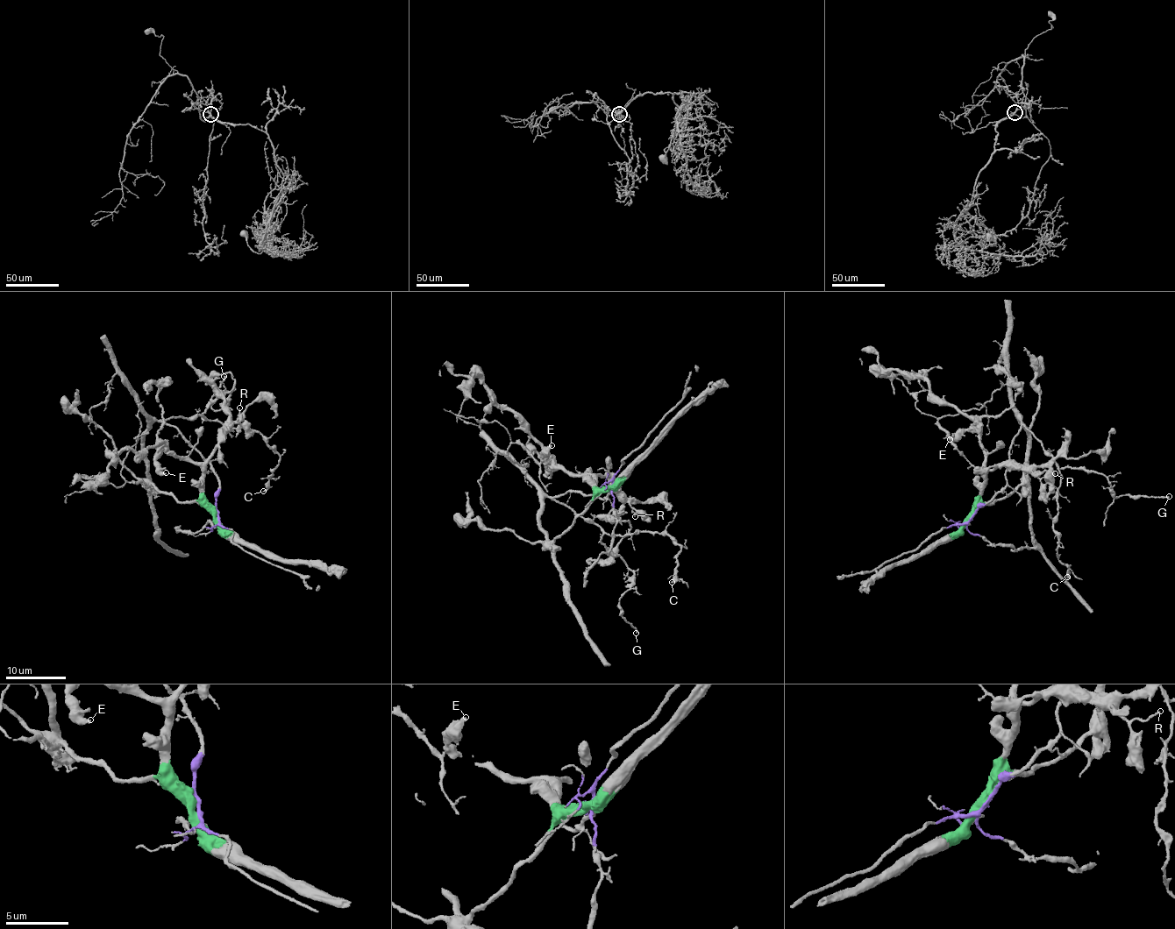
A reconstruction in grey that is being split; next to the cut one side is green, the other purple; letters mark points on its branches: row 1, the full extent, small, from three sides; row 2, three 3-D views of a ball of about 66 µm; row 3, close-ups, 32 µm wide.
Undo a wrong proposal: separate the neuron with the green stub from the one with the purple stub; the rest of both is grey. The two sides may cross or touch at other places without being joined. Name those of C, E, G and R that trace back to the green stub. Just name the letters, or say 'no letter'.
E, R

